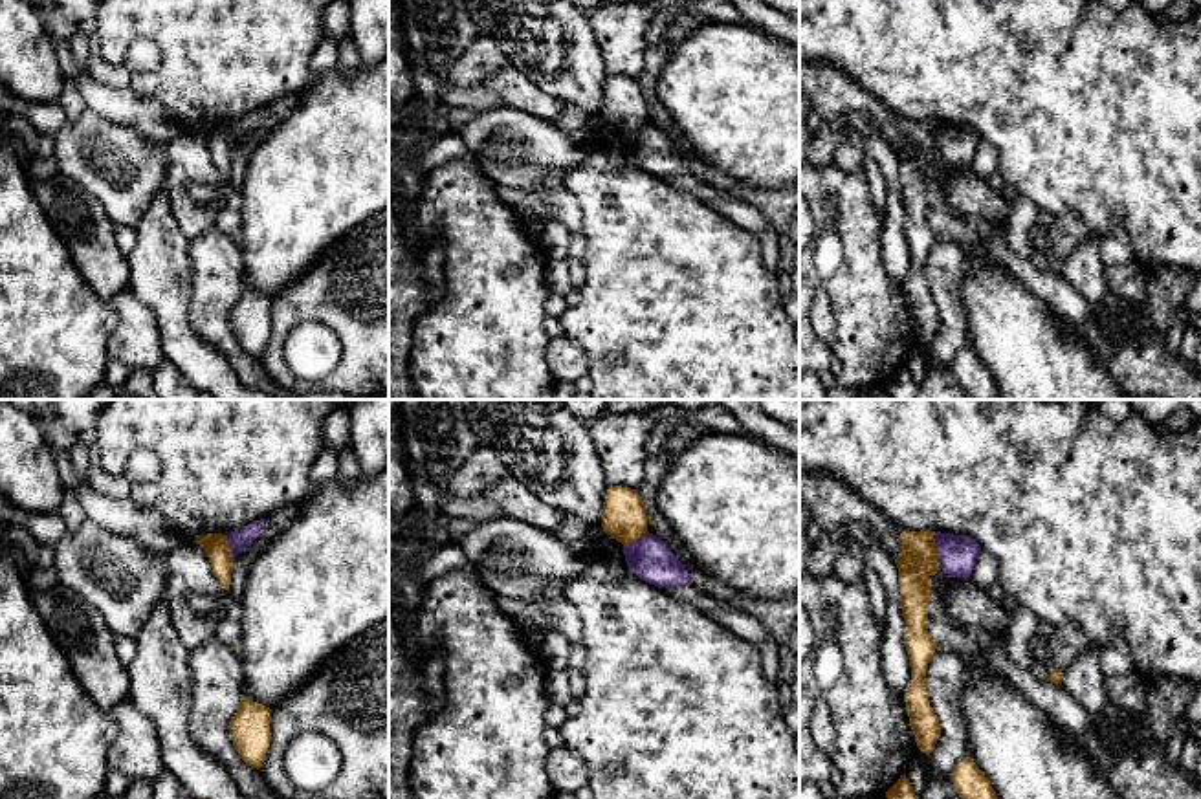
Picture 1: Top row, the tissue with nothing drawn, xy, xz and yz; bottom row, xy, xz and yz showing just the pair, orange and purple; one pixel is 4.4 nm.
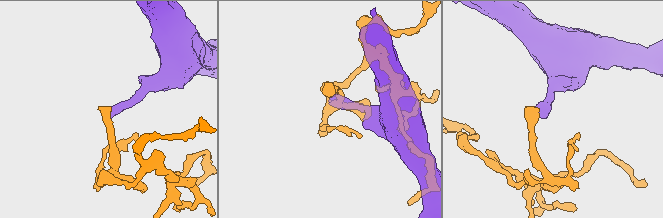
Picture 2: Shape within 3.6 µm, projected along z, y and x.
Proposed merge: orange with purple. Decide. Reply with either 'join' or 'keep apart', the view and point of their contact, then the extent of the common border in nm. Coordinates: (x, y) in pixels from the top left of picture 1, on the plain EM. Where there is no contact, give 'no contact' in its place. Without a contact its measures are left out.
keep apart | yz (936, 138) | 140 nm

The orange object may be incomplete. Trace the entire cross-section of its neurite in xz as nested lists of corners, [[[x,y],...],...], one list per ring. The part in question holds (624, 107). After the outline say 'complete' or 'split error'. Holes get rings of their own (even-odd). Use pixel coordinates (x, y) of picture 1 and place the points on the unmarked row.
[[[622,75],[607,79],[601,117],[623,136],[647,123],[647,104],[636,79]]] | complete

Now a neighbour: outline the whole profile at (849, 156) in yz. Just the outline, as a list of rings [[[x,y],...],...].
[[[845,141],[836,148],[832,165],[845,172],[864,174],[864,158],[865,154],[858,145]]]

